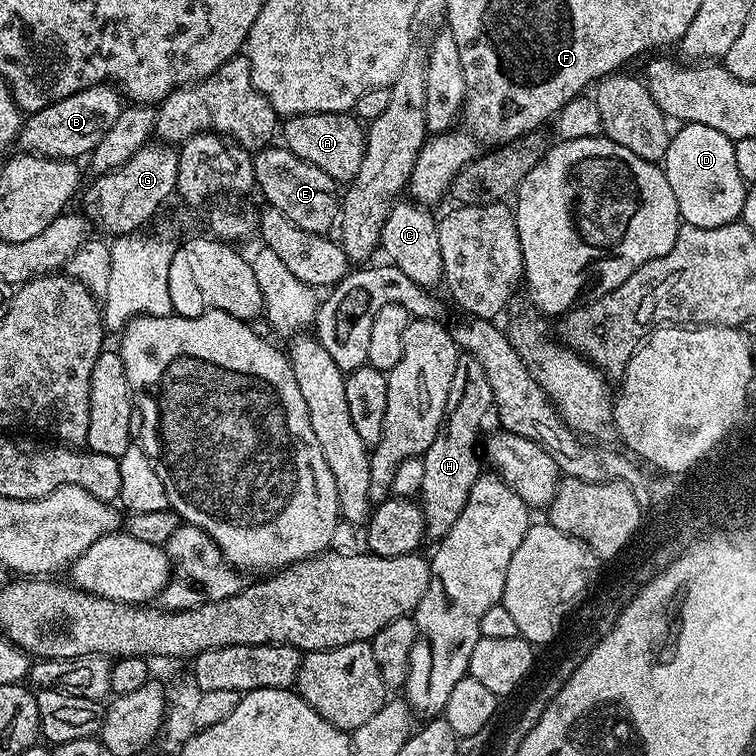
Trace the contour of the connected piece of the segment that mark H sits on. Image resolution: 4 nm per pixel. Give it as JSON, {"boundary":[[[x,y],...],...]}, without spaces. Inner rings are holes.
{"boundary":[[[467,354],[457,355],[446,406],[448,409],[442,426],[422,457],[424,470],[418,503],[424,511],[425,537],[432,542],[439,542],[450,530],[450,526],[458,522],[458,514],[462,514],[462,506],[466,506],[466,498],[470,498],[470,490],[482,474],[482,460],[478,455],[480,427],[484,419],[490,416],[494,405],[490,378],[486,378],[486,370],[482,370],[482,362],[478,362],[478,358]]]}

